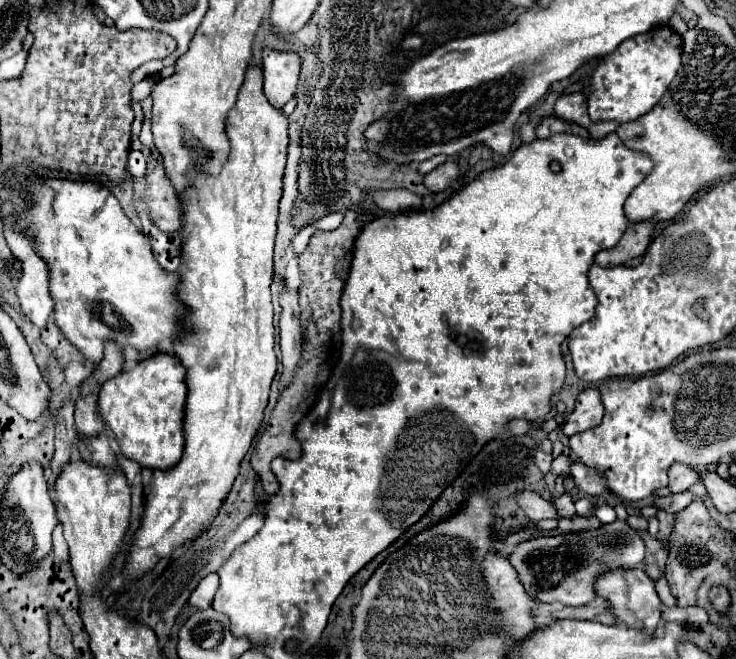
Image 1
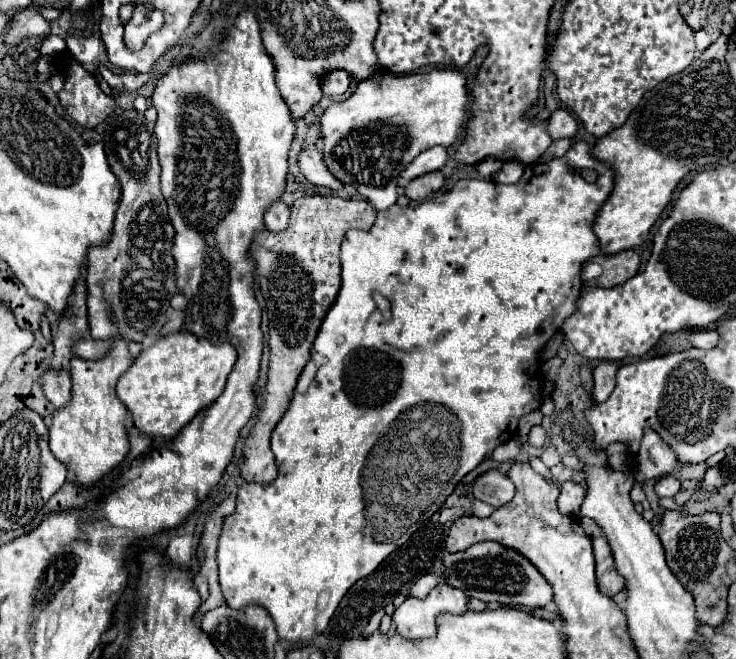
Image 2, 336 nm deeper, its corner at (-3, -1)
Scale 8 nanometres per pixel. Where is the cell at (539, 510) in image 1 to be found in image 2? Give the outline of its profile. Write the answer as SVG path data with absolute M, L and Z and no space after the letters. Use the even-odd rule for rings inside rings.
M490 470L474 482L474 496L496 508L508 504L514 498L514 492L514 484L498 470Z

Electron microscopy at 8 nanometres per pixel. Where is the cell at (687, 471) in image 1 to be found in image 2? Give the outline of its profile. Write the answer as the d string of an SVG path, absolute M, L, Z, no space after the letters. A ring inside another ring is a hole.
M662 476L654 482L654 490L660 498L664 498L664 496L674 498L680 492L680 480L676 480L674 476Z

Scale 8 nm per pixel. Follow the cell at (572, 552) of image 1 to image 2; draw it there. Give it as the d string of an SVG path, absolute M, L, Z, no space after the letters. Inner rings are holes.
M480 542L470 546L468 550L448 554L444 558L444 576L446 582L454 588L460 588L470 598L478 598L484 602L542 608L554 600L552 586L548 584L548 580L544 580L544 576L540 576L534 564L528 564L528 558L520 556L520 552L504 548L498 542Z

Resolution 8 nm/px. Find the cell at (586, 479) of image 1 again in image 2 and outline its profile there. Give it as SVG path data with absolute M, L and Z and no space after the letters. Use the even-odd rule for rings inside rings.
M562 482L560 484L560 498L558 498L558 508L560 512L568 514L568 516L578 516L580 504L584 502L586 490L576 484L576 482Z

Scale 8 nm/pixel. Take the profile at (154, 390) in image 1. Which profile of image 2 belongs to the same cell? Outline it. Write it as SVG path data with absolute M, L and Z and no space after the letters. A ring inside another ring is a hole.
M182 330L162 336L150 348L142 350L128 372L118 380L116 392L142 434L170 442L202 408L222 394L234 362L236 350L230 344L214 346Z

